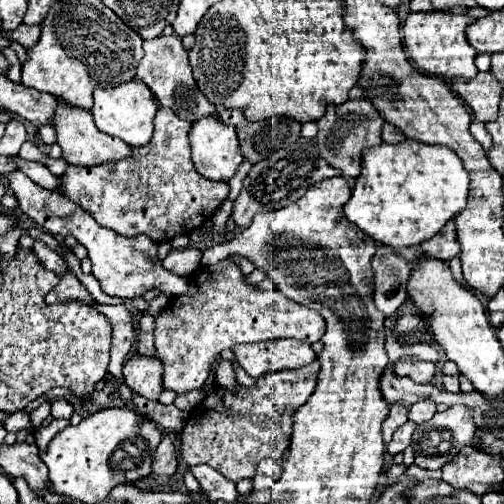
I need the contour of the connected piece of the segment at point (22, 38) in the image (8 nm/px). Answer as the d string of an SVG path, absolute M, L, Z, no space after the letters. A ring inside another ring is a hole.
M19 24L17 30L3 32L5 38L15 40L15 42L23 44L25 48L31 48L39 40L39 34L41 34L41 26L29 26L29 24Z

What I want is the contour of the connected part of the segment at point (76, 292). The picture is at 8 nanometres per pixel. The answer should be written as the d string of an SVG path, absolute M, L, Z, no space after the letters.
M67 272L67 276L63 276L61 282L45 296L45 304L57 304L57 302L63 302L63 300L79 300L83 304L93 304L93 296L75 278L73 272Z

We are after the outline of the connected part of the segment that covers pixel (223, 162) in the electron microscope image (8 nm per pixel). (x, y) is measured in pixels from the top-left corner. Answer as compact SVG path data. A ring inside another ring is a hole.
M205 116L205 118L199 118L197 122L193 122L193 126L189 130L189 144L191 144L191 158L195 164L195 170L209 180L229 182L233 178L237 166L243 162L237 132L233 130L233 126L223 124L217 116Z

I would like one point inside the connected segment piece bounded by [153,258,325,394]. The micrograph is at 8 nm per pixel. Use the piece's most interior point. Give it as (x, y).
(221, 309)

